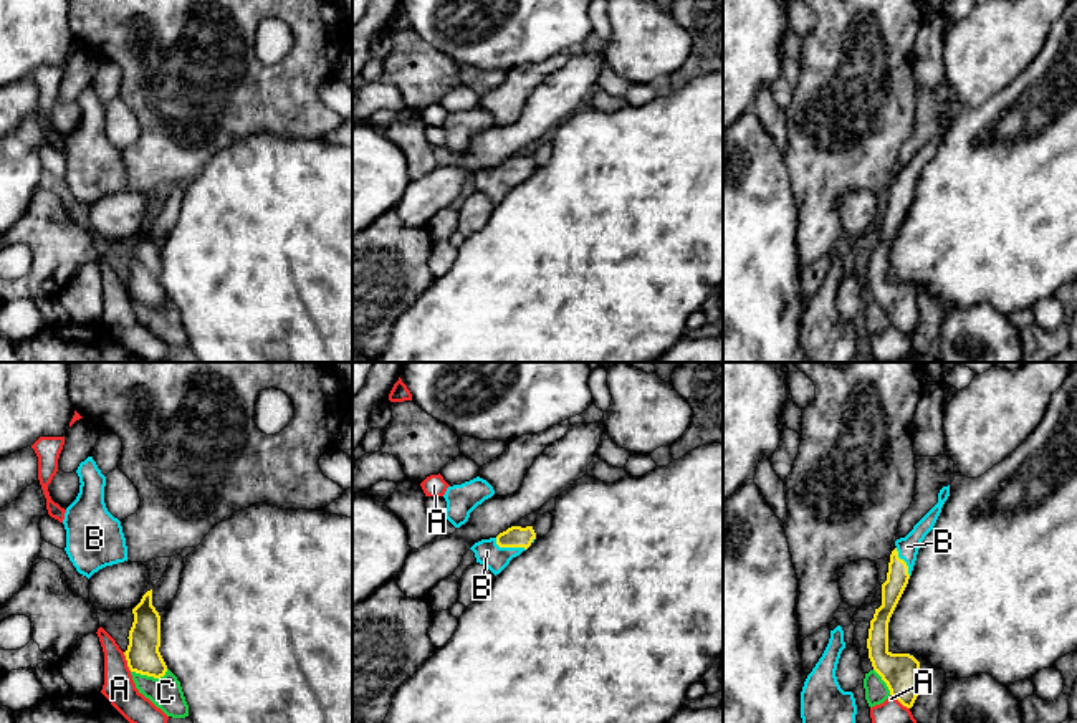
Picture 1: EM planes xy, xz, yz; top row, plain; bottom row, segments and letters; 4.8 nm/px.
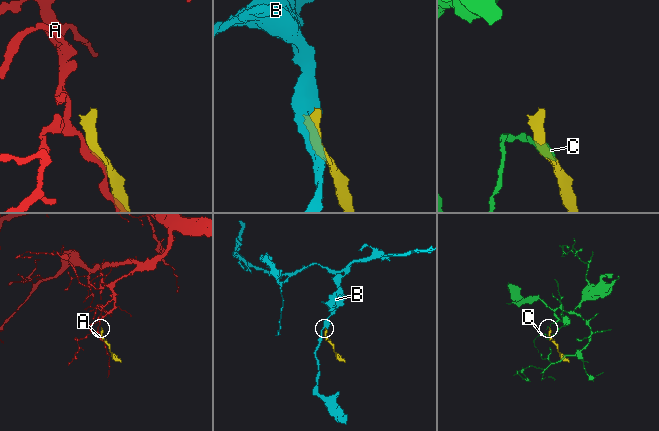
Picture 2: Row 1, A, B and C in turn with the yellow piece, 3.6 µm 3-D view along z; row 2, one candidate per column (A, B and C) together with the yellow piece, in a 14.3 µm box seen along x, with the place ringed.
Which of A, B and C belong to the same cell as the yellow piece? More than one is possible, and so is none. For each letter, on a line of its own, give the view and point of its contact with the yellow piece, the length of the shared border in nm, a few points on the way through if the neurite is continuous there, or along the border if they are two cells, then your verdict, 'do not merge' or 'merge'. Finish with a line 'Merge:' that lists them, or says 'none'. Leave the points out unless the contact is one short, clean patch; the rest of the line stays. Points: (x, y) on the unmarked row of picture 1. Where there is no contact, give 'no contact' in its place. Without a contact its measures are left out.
A: xy (128, 292) | 100 nm | do not merge
B: xz (508, 176) | 160 nm | across xz (515, 166), (508, 176), (498, 181), (487, 181) | merge
C: xy (149, 305) | 180 nm | along xy (167, 298), (159, 306), (148, 306), (131, 300) | do not merge
Merge: B

